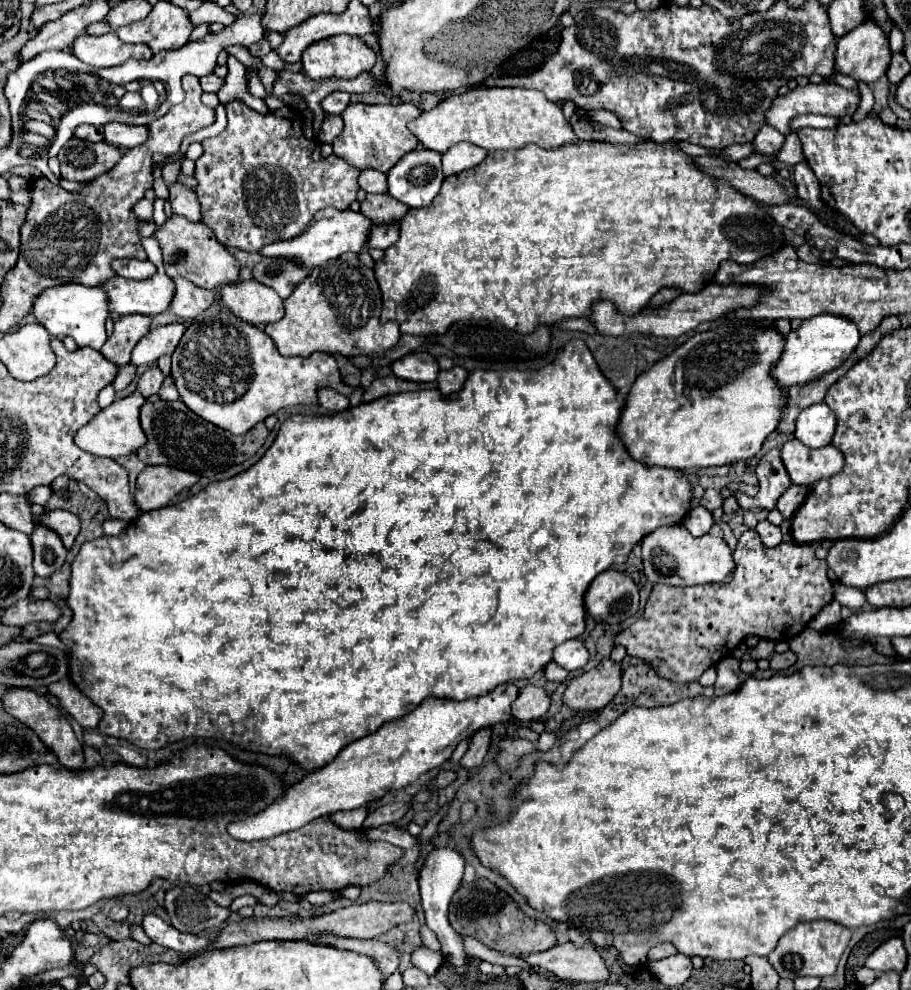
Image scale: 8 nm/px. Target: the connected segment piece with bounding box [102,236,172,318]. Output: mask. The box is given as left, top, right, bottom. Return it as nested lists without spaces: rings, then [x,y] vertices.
[[[154,236],[145,237],[141,239],[141,244],[148,259],[156,266],[157,272],[152,278],[146,278],[146,280],[128,280],[128,278],[122,278],[122,276],[114,276],[112,280],[104,280],[102,288],[104,288],[106,296],[108,296],[108,310],[112,312],[112,318],[124,316],[124,314],[154,316],[154,314],[162,314],[162,312],[166,312],[170,308],[170,302],[172,302],[172,280],[166,276],[158,241]]]

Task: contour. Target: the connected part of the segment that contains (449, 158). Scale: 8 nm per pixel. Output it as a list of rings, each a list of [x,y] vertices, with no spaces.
[[[460,142],[456,146],[452,146],[448,152],[442,154],[442,168],[446,176],[454,176],[466,168],[476,168],[484,158],[486,158],[486,150],[470,144],[470,142]]]

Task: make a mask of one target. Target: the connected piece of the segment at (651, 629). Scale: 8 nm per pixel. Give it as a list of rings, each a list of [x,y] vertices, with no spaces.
[[[746,530],[734,550],[734,562],[736,570],[728,584],[702,584],[686,588],[654,584],[642,616],[632,626],[616,634],[614,644],[624,646],[628,656],[642,658],[658,676],[676,684],[688,684],[696,682],[704,670],[716,666],[722,658],[728,658],[748,636],[776,642],[794,638],[828,602],[834,600],[834,588],[826,576],[828,564],[826,560],[818,560],[814,556],[814,548],[810,544],[782,542],[774,548],[764,548],[758,532]]]

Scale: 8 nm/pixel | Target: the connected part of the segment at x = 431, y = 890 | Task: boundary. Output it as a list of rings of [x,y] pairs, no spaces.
[[[436,848],[426,856],[426,862],[420,870],[418,884],[420,884],[420,896],[422,896],[422,908],[424,908],[426,924],[442,942],[444,958],[450,960],[458,968],[460,974],[466,974],[466,962],[468,960],[466,960],[466,952],[462,946],[462,936],[448,922],[448,906],[450,906],[454,892],[458,890],[462,874],[464,874],[464,858],[456,850],[454,848]]]

